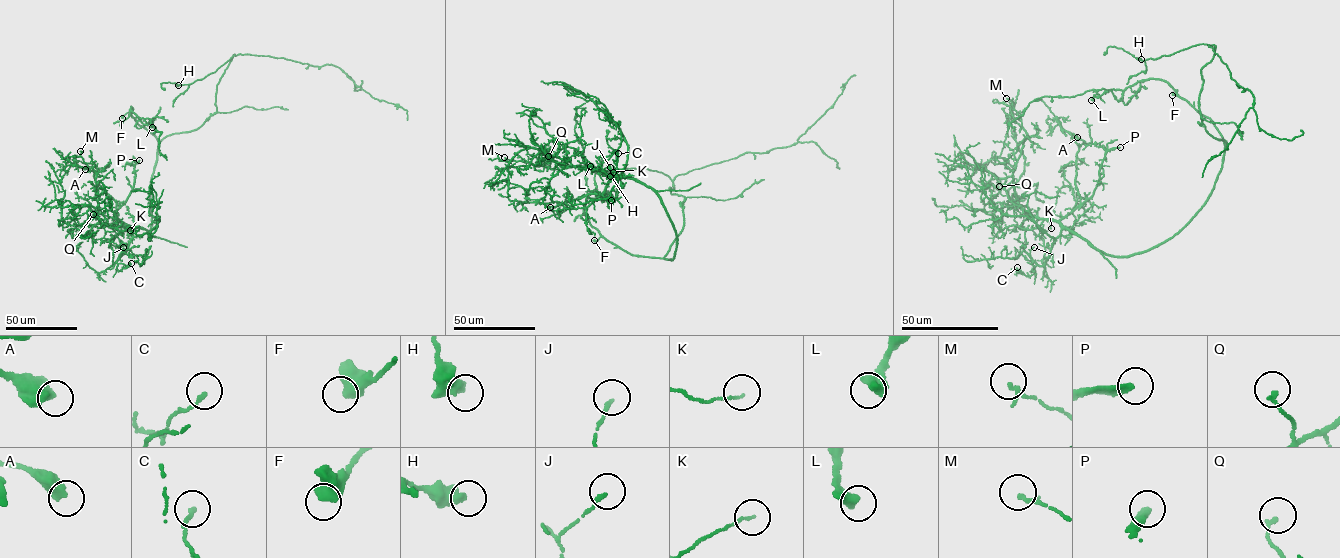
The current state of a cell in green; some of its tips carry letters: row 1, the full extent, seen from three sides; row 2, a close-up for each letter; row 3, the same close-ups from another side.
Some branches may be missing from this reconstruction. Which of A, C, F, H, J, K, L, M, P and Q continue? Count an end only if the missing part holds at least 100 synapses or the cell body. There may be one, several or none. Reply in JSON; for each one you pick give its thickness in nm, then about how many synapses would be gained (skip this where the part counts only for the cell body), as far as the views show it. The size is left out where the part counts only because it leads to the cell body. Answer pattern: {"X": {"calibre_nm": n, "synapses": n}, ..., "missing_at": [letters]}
{"P": {"calibre_nm": 360, "synapses": 140}, "missing_at": ["P"]}

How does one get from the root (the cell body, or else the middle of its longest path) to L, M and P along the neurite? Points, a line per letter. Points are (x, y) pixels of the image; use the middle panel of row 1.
L: (665, 256), (631, 254), (601, 236), (590, 224), (584, 211), (587, 195), (585, 177), (590, 166)
M: (665, 256), (674, 258), (675, 231), (660, 197), (644, 184), (551, 160), (539, 166), (509, 162), (504, 157)
P: (665, 256), (674, 259), (677, 240), (657, 193), (612, 178), (603, 195), (611, 200)

